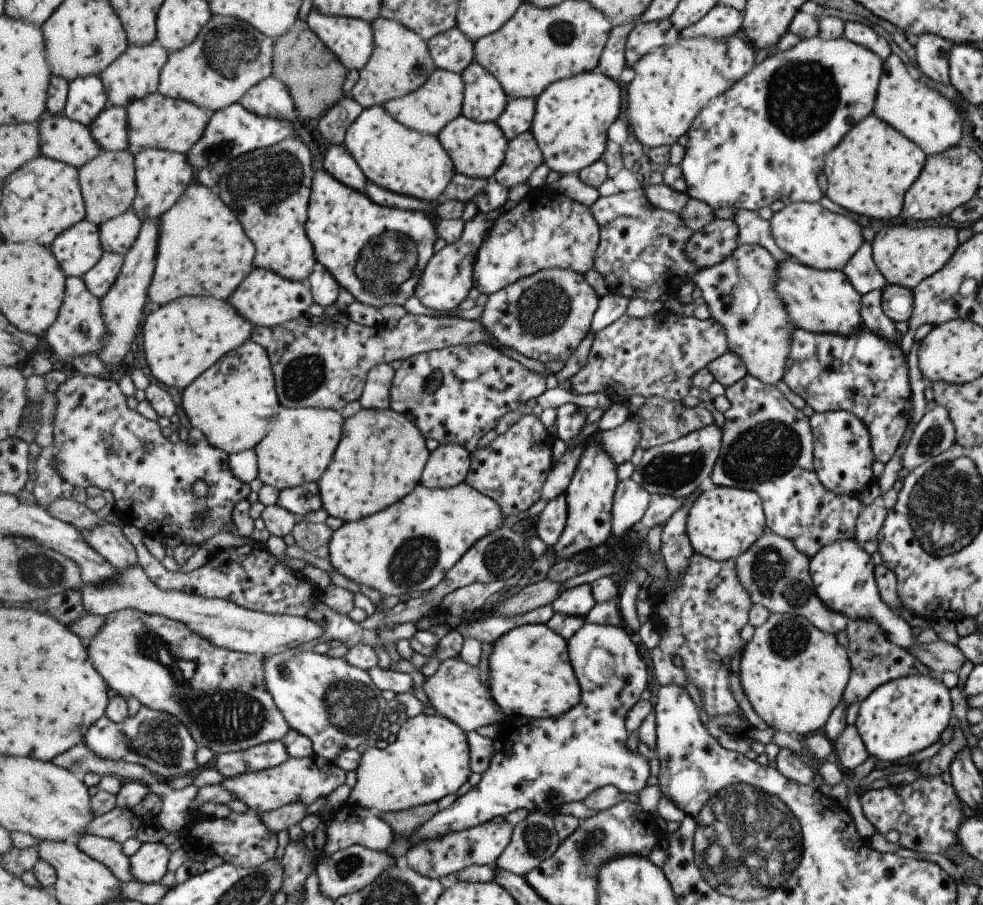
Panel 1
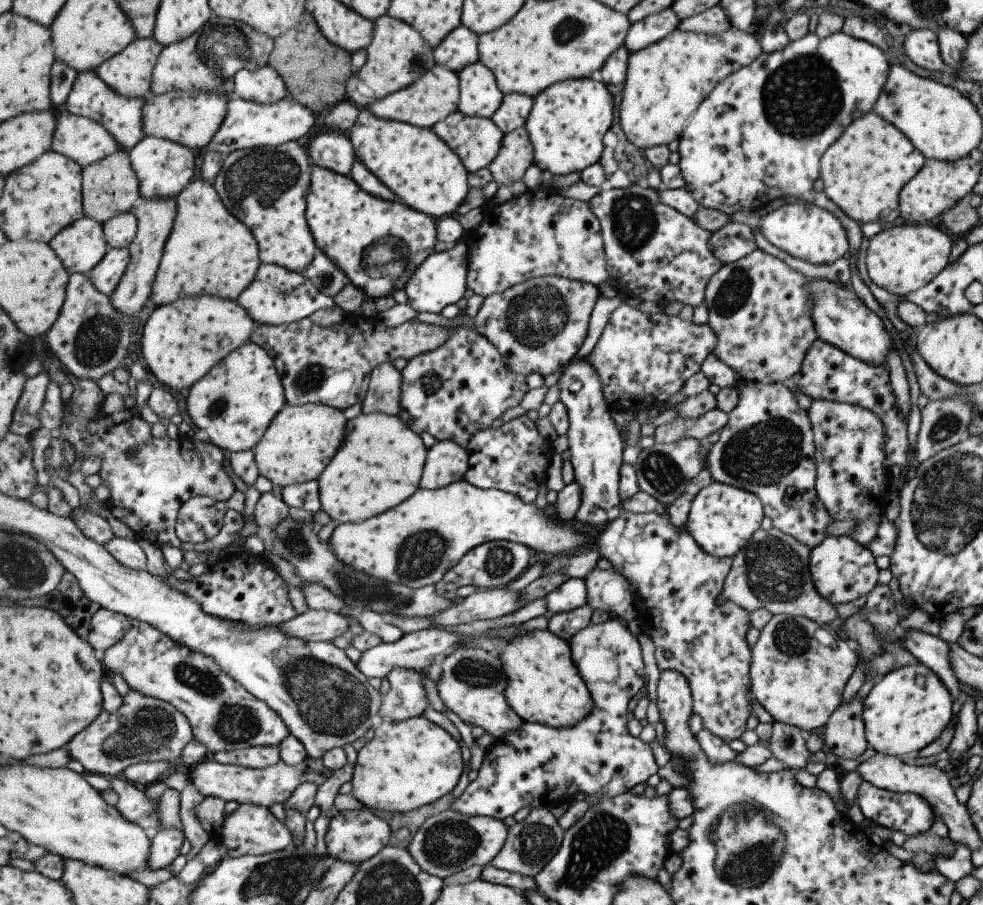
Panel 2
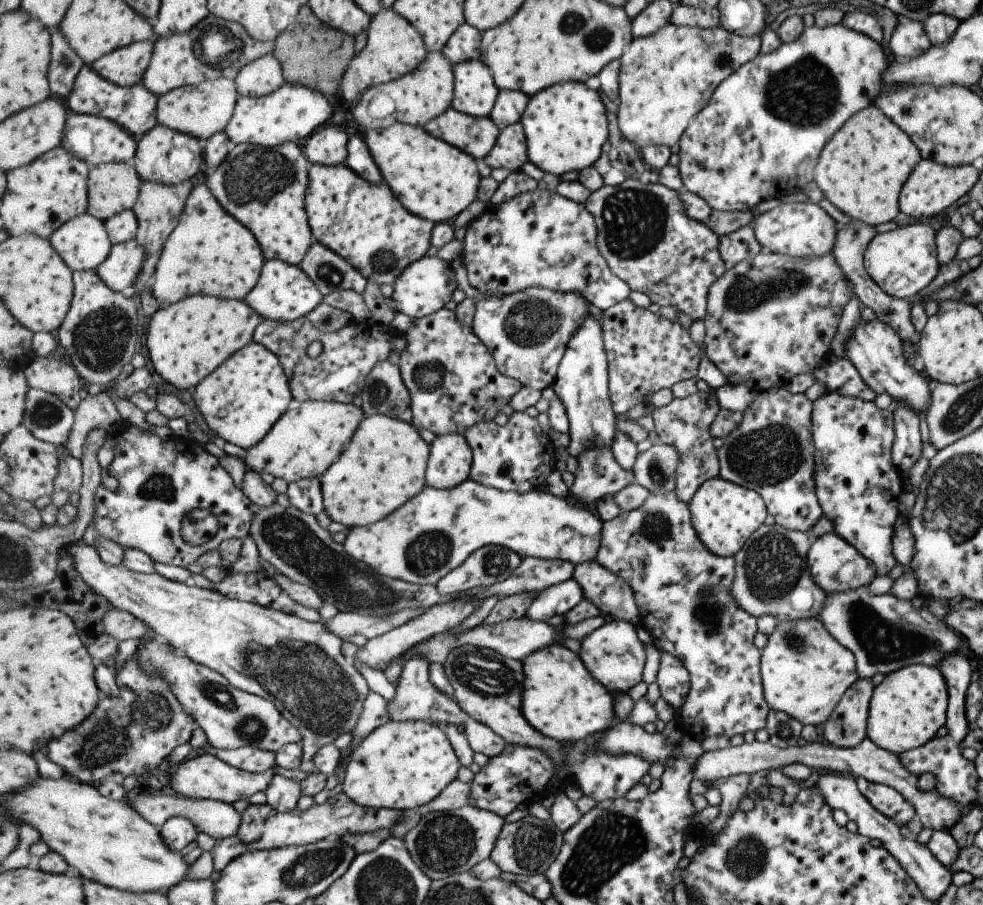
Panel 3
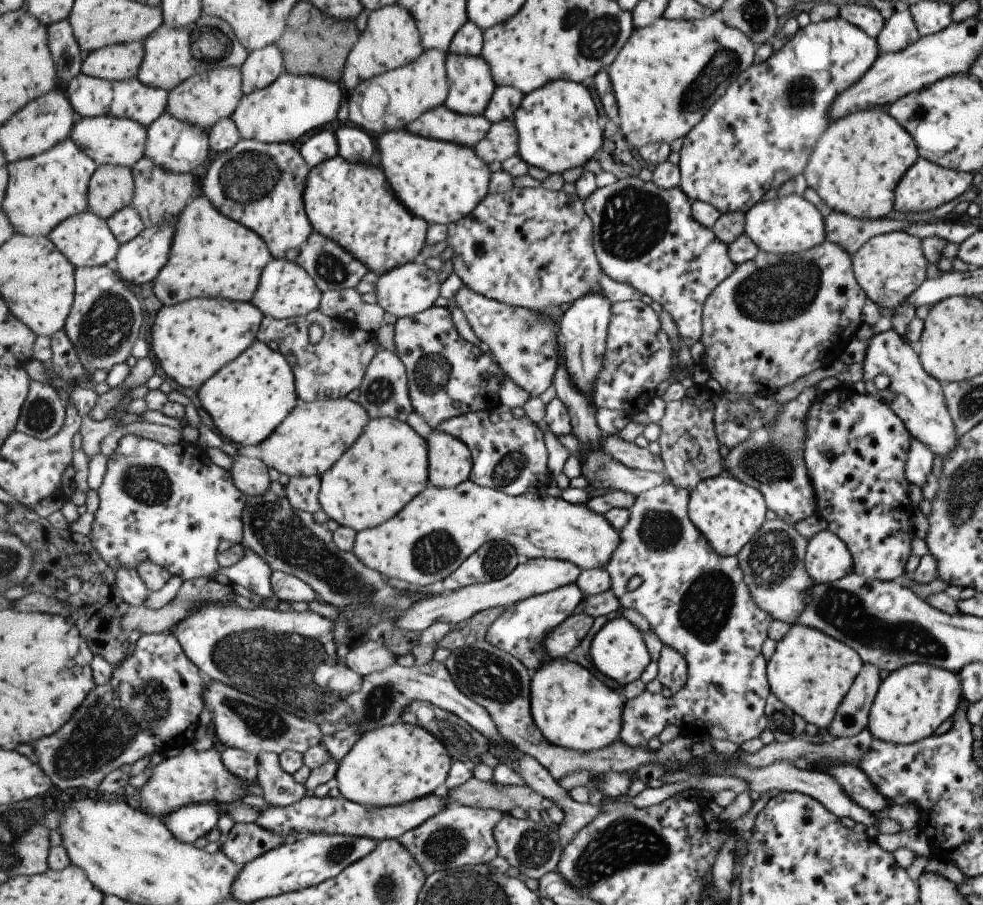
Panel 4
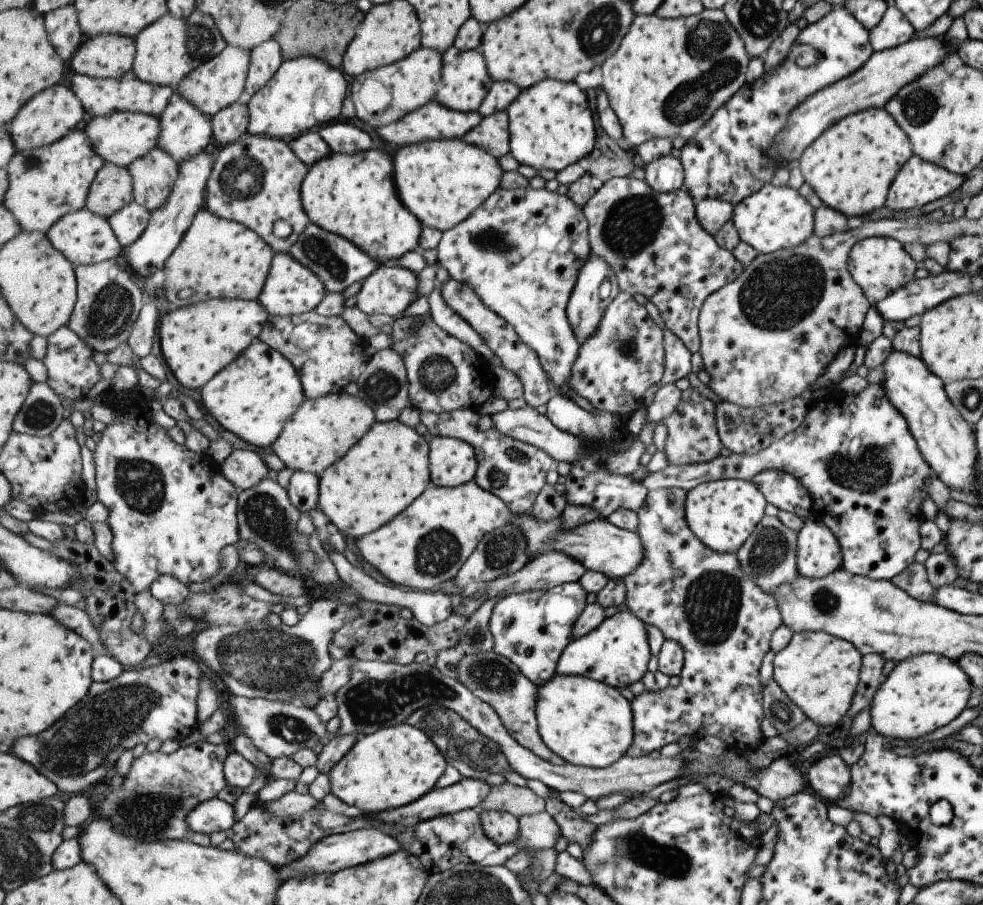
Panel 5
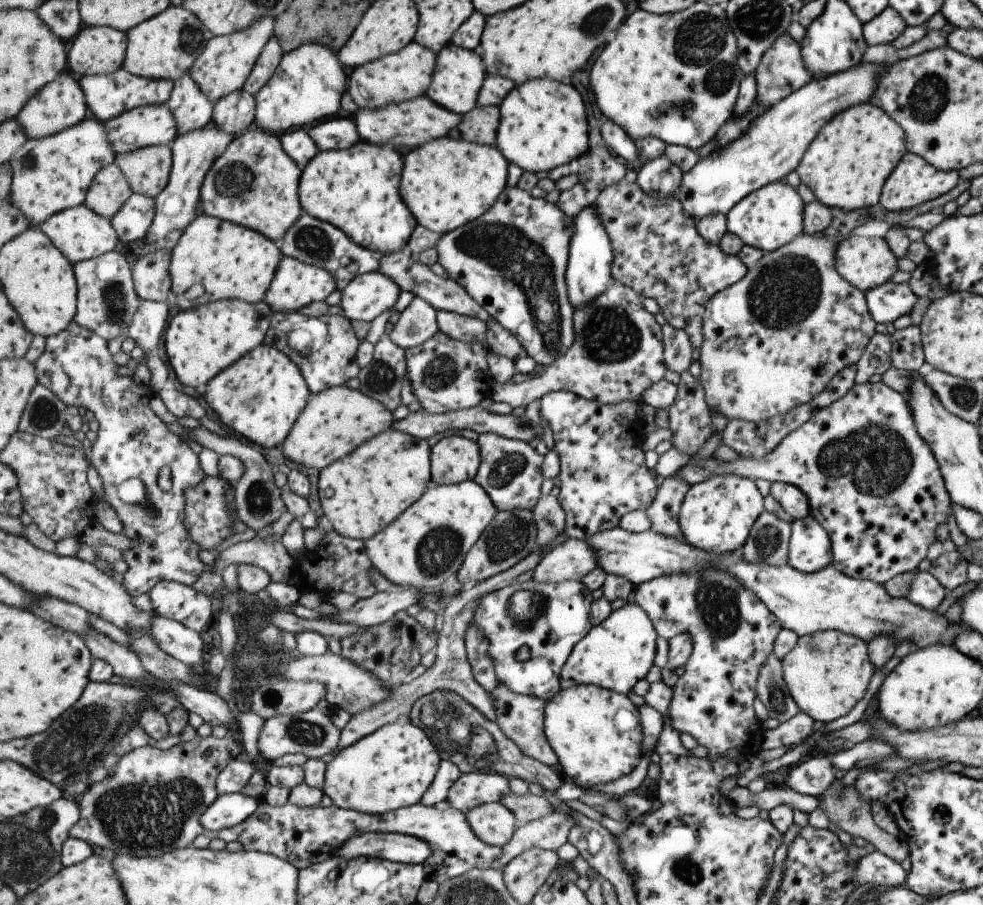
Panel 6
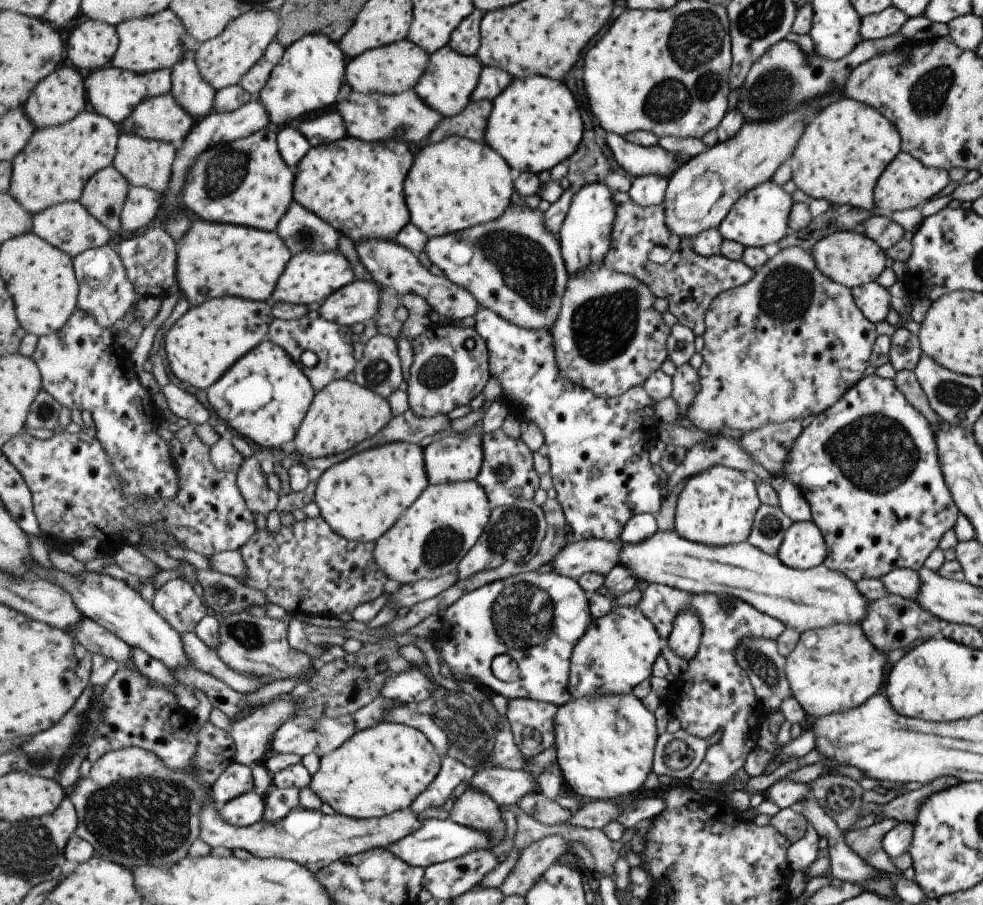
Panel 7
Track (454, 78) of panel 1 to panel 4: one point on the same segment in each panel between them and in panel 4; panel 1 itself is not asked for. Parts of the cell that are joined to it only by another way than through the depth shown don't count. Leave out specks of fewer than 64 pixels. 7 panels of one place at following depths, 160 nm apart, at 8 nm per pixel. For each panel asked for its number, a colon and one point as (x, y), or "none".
2: (431, 99)
3: (417, 98)
4: (392, 101)

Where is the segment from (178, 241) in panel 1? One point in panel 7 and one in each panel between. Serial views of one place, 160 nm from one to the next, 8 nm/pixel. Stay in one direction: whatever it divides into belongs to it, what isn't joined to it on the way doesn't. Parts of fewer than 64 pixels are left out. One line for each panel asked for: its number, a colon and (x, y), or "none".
2: (209, 251)
3: (211, 252)
4: (212, 255)
5: (218, 258)
6: (216, 260)
7: (215, 260)

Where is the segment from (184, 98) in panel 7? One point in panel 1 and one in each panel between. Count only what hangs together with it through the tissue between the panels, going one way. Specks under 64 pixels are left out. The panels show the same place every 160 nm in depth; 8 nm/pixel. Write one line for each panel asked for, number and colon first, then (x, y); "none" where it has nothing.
1: (163, 176)
2: (165, 168)
3: (165, 156)
4: (180, 147)
5: (186, 131)
6: (193, 110)

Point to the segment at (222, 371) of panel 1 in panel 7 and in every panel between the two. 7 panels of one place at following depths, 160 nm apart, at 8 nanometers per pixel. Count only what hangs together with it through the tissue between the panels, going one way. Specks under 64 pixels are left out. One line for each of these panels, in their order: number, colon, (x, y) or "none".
2: (235, 402)
3: (241, 401)
4: (250, 397)
5: (254, 397)
6: (261, 396)
7: (265, 396)

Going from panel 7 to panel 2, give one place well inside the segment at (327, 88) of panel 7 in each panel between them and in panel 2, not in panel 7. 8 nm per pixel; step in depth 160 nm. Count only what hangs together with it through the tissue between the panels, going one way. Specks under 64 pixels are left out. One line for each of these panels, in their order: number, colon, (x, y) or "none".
2: (248, 125)
3: (293, 112)
4: (294, 105)
5: (306, 92)
6: (308, 87)

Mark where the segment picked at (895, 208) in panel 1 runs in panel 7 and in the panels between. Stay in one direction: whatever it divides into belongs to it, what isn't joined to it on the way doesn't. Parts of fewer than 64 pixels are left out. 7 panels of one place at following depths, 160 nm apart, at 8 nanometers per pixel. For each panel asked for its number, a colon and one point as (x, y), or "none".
2: (863, 171)
3: (861, 169)
4: (855, 165)
5: (849, 166)
6: (845, 167)
7: (844, 150)

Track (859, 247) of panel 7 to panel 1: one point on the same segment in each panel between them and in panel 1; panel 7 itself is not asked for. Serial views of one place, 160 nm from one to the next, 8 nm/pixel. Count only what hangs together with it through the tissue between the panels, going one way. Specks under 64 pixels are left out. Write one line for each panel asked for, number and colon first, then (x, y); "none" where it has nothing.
1: (904, 256)
2: (900, 259)
3: (901, 262)
4: (888, 267)
5: (879, 266)
6: (865, 262)

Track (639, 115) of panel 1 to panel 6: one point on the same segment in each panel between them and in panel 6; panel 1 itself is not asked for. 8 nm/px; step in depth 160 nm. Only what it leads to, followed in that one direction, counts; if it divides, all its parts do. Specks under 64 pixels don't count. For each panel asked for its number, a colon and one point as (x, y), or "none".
2: (666, 82)
3: (665, 79)
4: (670, 73)
5: (668, 77)
6: (674, 76)

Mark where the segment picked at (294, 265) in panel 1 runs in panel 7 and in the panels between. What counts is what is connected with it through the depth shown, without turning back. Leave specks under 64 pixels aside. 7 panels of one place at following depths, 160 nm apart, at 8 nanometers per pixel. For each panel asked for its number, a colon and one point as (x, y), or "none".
2: (268, 187)
3: (266, 188)
4: (262, 186)
5: (256, 181)
6: (256, 184)
7: (247, 182)

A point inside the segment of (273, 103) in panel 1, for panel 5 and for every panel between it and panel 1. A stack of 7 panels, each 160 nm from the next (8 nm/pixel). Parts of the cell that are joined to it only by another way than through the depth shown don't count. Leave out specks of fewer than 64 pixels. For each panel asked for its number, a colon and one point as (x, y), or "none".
2: (266, 86)
3: (264, 76)
4: (263, 67)
5: (267, 59)

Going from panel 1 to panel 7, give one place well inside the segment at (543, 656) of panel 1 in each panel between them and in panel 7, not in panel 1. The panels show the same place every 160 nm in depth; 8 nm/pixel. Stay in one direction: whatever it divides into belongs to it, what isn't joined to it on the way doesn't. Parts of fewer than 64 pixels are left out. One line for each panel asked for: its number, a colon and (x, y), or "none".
2: (545, 685)
3: (561, 699)
4: (574, 709)
5: (588, 722)
6: (597, 734)
7: (606, 744)

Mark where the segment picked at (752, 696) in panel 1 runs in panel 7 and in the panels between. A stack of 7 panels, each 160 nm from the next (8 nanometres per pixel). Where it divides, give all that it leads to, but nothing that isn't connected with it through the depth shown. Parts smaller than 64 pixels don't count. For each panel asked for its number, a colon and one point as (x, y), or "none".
2: (798, 682)
3: (804, 671)
4: (810, 672)
5: (818, 673)
6: (826, 672)
7: (833, 669)

